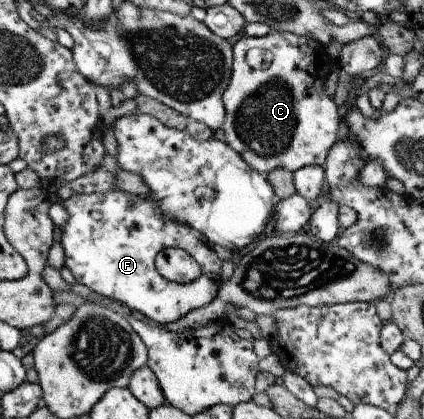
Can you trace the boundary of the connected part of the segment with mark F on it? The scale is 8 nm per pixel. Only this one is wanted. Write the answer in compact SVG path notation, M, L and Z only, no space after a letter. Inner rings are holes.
M114 189L114 191L89 195L74 192L72 197L61 202L68 211L68 221L62 229L61 241L66 253L64 266L72 271L72 275L75 275L75 282L85 285L100 296L128 306L130 310L137 311L140 317L151 319L159 325L168 325L170 322L183 318L193 309L206 307L214 301L214 297L218 294L218 279L220 279L220 267L222 267L220 257L186 223L176 223L174 217L166 217L154 201L148 201L144 196ZM167 248L184 249L190 253L190 256L200 265L202 275L186 285L164 279L156 270L155 258L160 251Z

